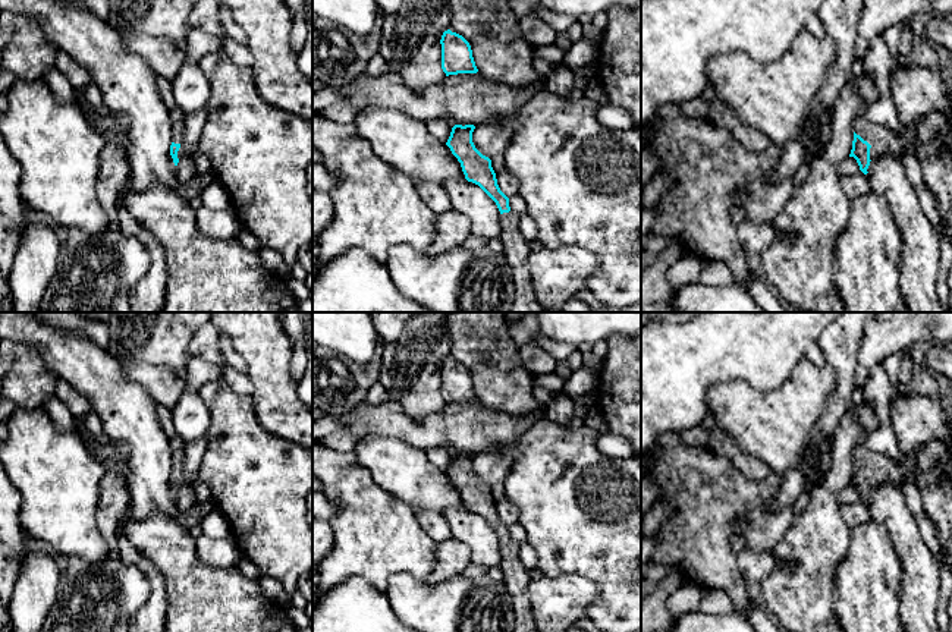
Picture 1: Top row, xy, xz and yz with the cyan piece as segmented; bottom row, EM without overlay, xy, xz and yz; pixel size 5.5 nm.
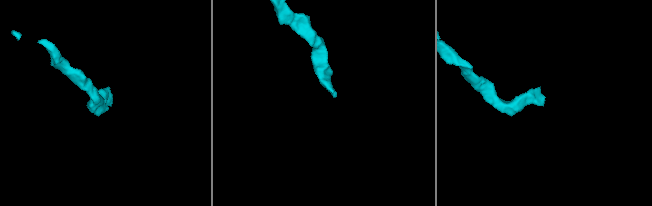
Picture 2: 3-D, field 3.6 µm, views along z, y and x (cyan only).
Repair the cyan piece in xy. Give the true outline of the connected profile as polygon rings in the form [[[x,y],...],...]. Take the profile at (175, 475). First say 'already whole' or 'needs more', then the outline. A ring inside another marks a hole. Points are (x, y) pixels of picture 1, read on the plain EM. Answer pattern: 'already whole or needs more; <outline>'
needs more; [[[183,449],[172,450],[172,474],[170,484],[176,494],[177,506],[188,510],[197,504],[194,487],[188,482],[183,468]]]

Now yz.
needs more; [[[864,443],[854,450],[854,469],[849,485],[854,485],[864,503],[870,500],[870,490],[883,482],[893,482],[902,488],[904,482],[915,479],[914,459],[898,462],[889,456],[870,450]]]

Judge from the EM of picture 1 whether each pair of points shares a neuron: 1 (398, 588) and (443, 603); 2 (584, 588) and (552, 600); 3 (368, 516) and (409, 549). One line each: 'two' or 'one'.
1: one
2: one
3: one

